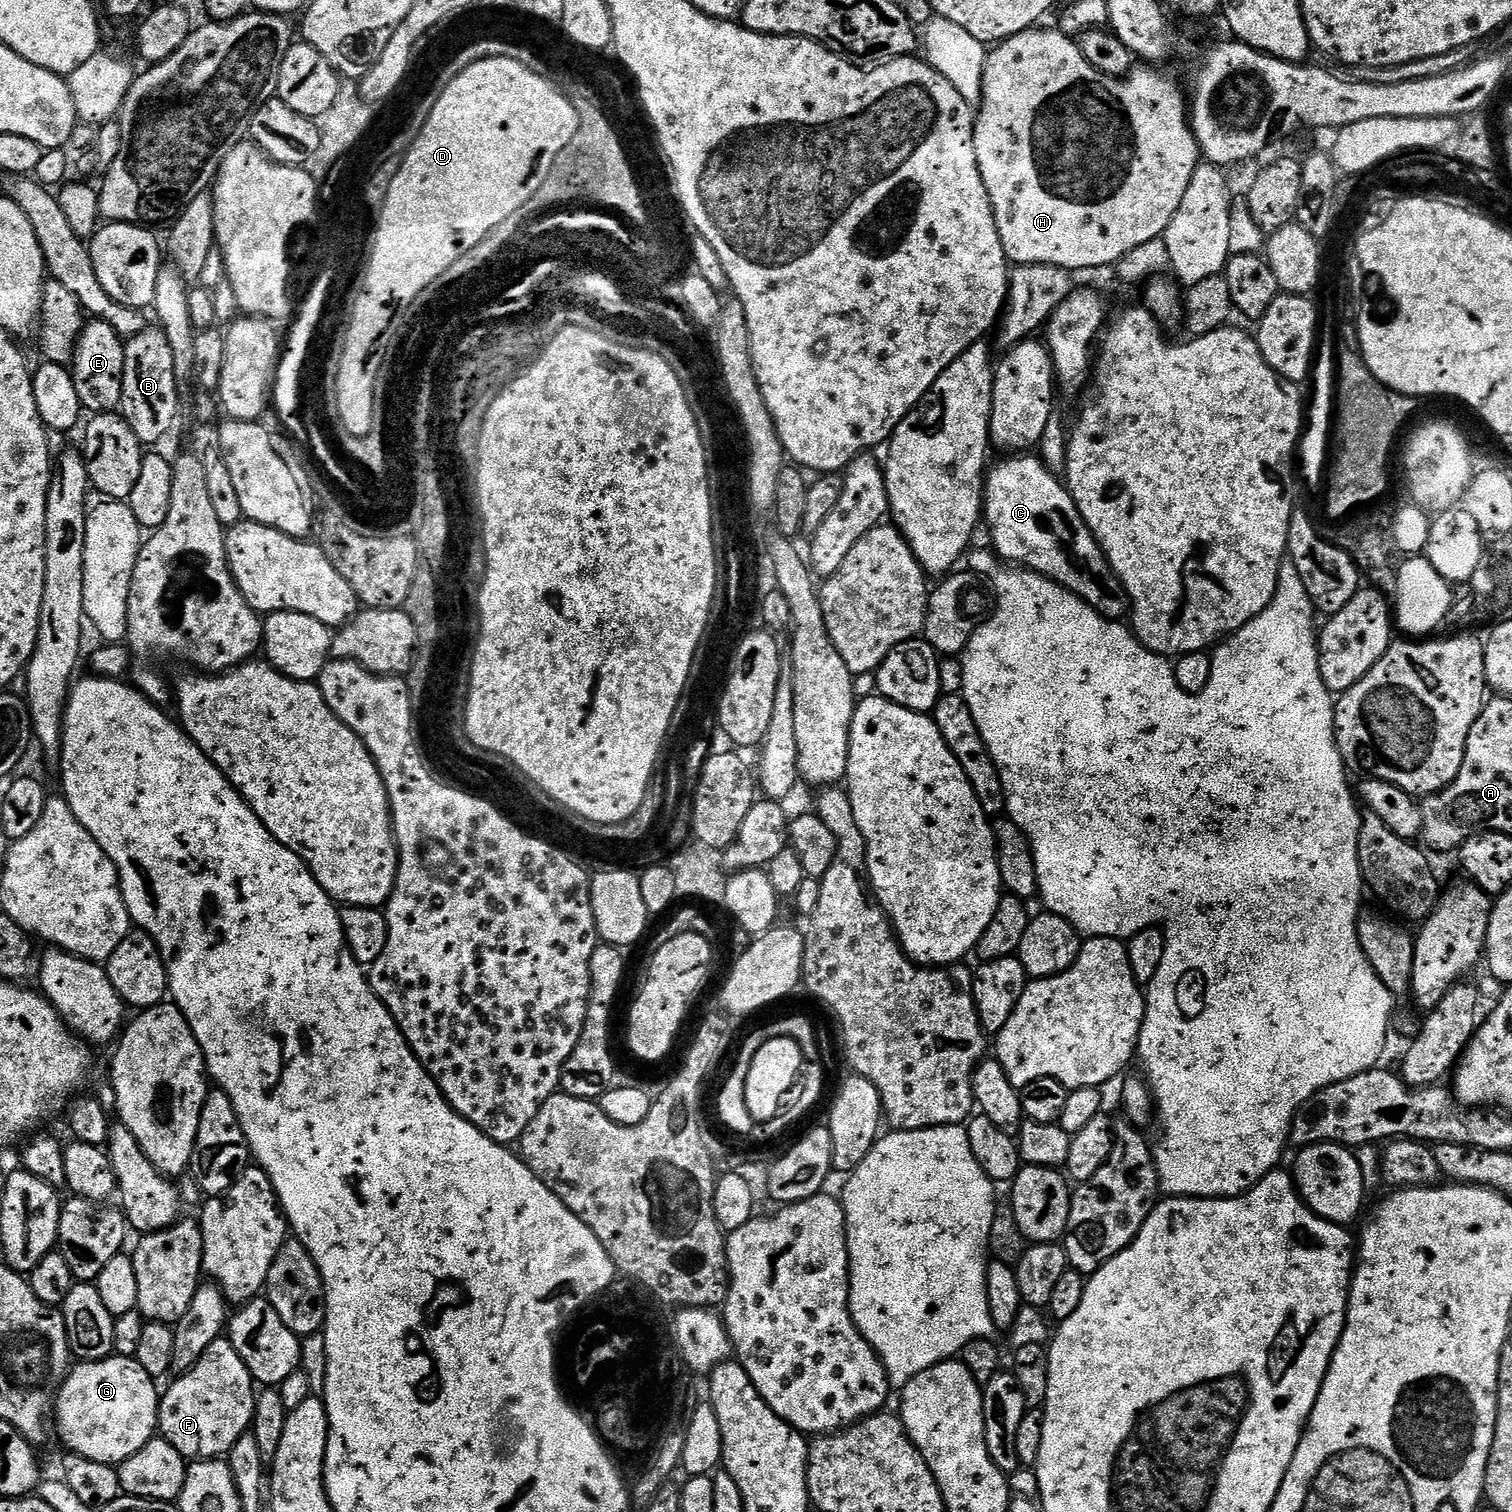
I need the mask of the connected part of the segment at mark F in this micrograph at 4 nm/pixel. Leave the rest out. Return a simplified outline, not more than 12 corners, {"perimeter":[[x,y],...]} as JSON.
{"perimeter":[[227,1338],[163,1389],[159,1435],[189,1461],[227,1457],[257,1385]]}

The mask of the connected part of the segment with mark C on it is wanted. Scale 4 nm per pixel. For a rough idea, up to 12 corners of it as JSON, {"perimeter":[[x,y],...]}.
{"perimeter":[[1036,454],[987,469],[1001,561],[1098,614],[1130,612],[1067,487]]}

